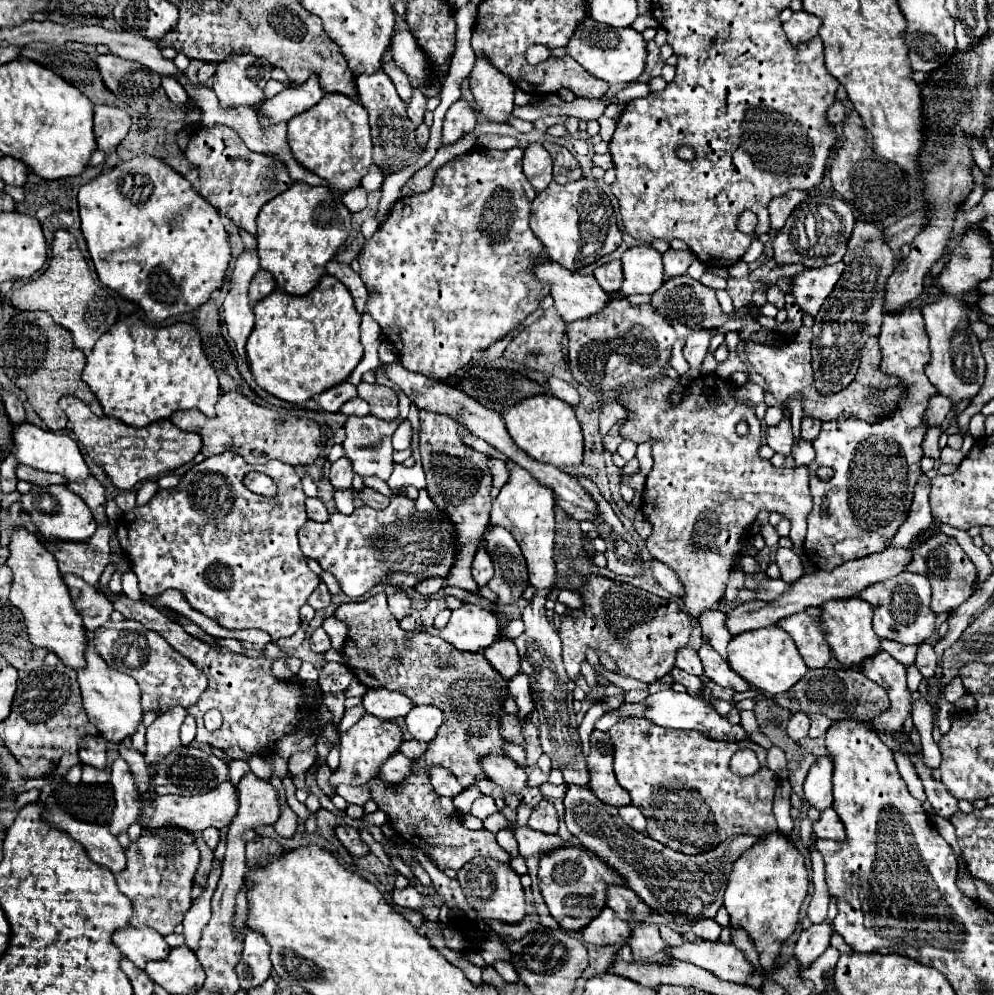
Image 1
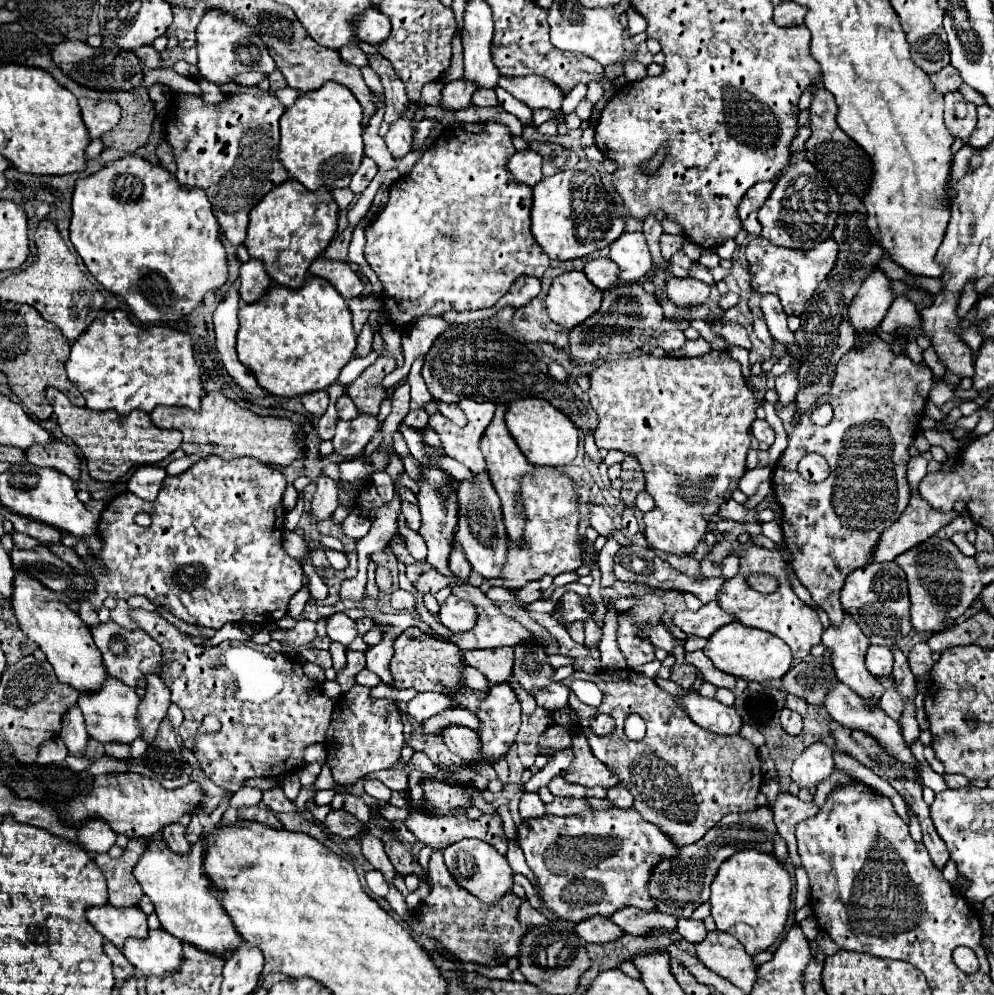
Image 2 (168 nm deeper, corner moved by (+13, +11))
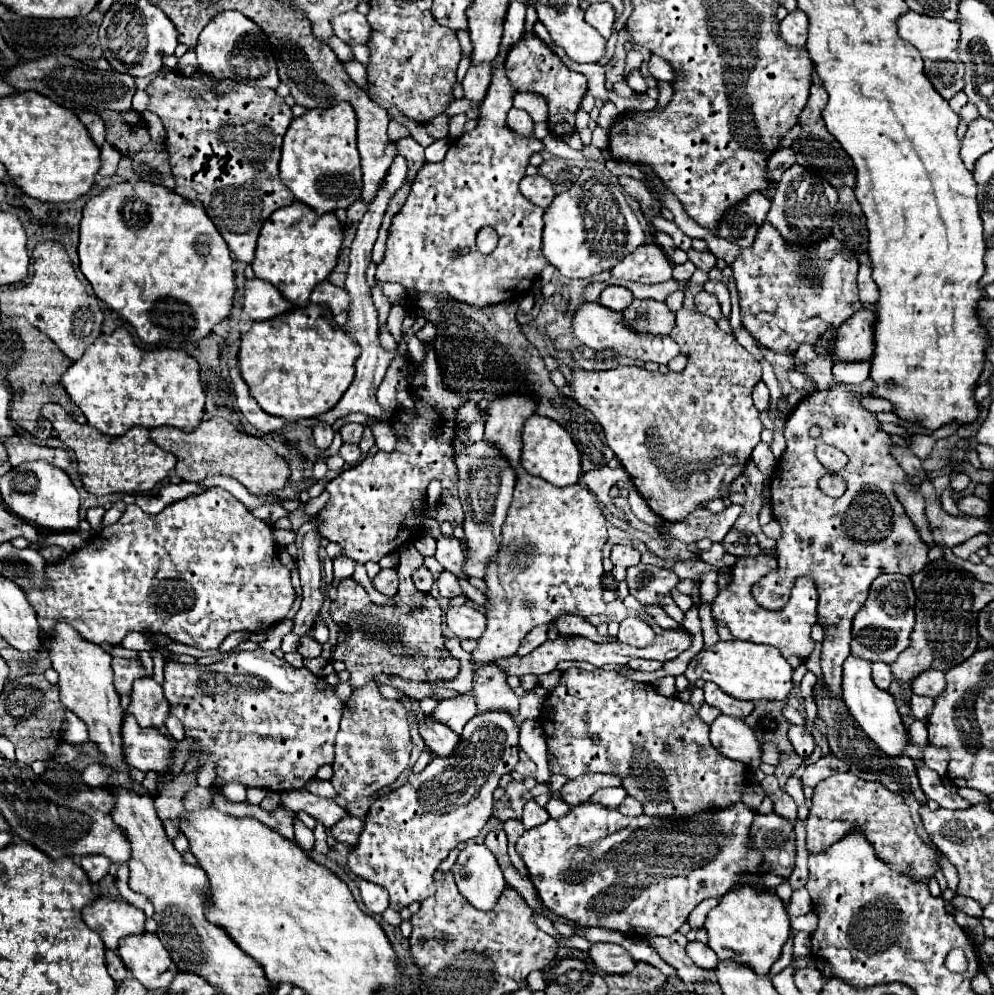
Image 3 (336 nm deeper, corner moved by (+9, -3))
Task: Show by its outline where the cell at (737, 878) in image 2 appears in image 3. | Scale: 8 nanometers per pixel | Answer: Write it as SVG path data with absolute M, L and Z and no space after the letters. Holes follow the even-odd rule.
M748 884L722 896L720 904L708 912L704 928L708 930L708 946L720 960L732 958L740 964L748 964L760 976L770 972L772 964L782 954L782 946L790 938L790 920L784 902L774 890L760 890Z

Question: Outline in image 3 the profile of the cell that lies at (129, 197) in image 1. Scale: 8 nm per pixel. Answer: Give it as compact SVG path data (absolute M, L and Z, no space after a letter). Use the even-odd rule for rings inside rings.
M144 180L122 182L90 198L82 210L78 256L80 270L96 296L128 320L146 344L200 340L230 314L236 286L232 258L224 238L202 206L184 200L162 184Z

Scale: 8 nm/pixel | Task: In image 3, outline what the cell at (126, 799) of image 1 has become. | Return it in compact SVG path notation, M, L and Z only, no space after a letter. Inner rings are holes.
M90 854L90 856L84 856L80 860L80 866L86 870L90 882L94 882L94 884L108 874L110 864L112 864L112 860L106 858L106 856L102 856L102 854Z

